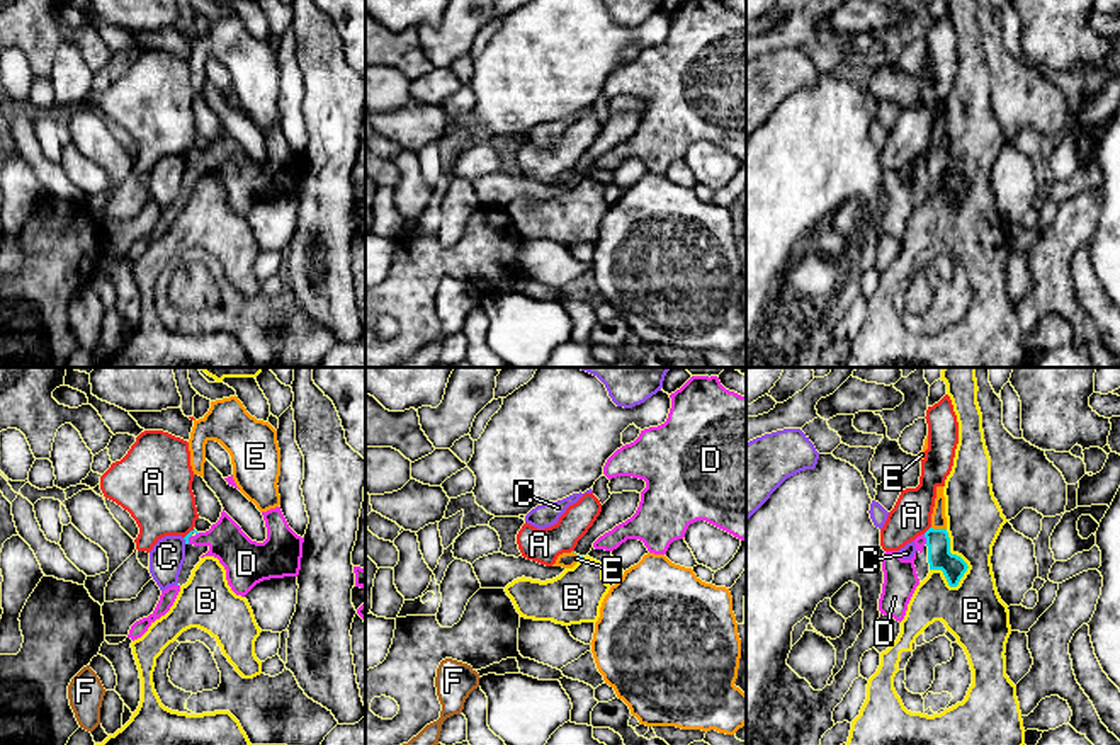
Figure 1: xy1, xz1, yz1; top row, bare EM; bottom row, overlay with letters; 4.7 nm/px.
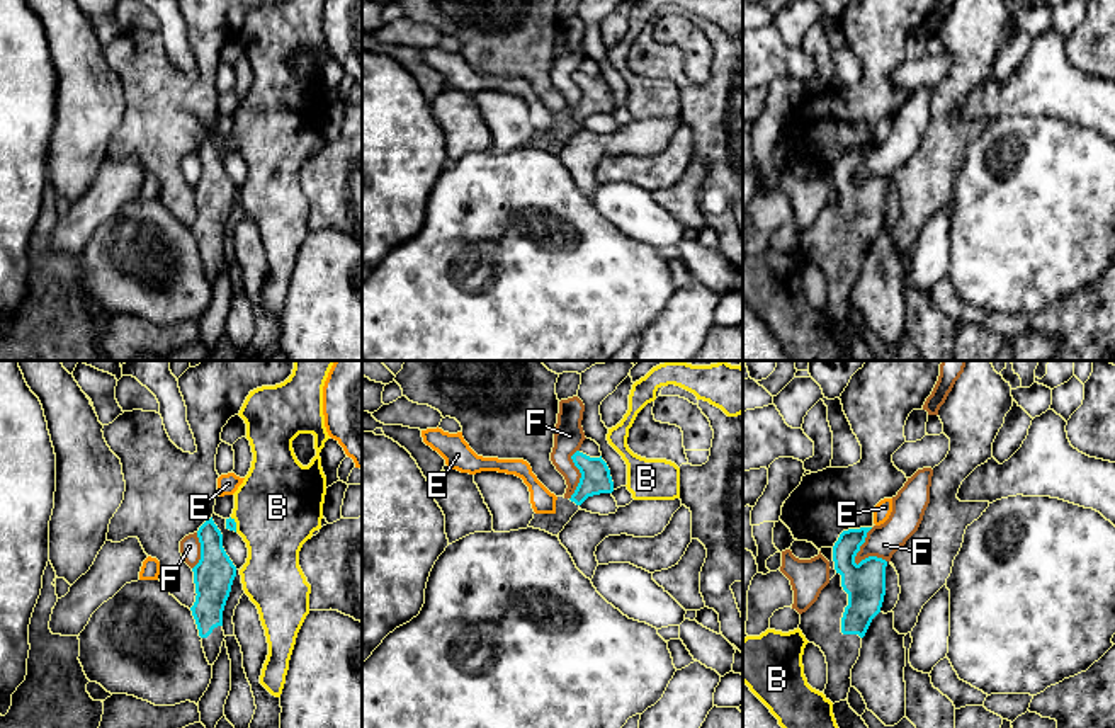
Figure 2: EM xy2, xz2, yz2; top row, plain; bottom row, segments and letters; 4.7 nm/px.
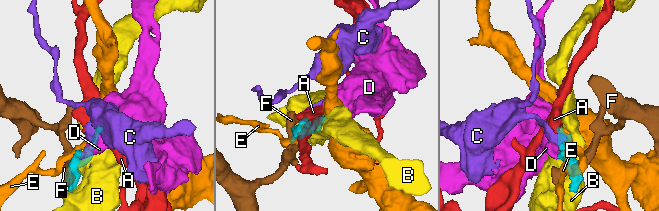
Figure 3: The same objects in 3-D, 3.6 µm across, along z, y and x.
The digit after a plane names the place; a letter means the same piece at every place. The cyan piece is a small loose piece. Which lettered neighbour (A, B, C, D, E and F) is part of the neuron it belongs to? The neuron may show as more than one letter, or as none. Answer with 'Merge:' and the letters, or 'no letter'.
Merge: D

